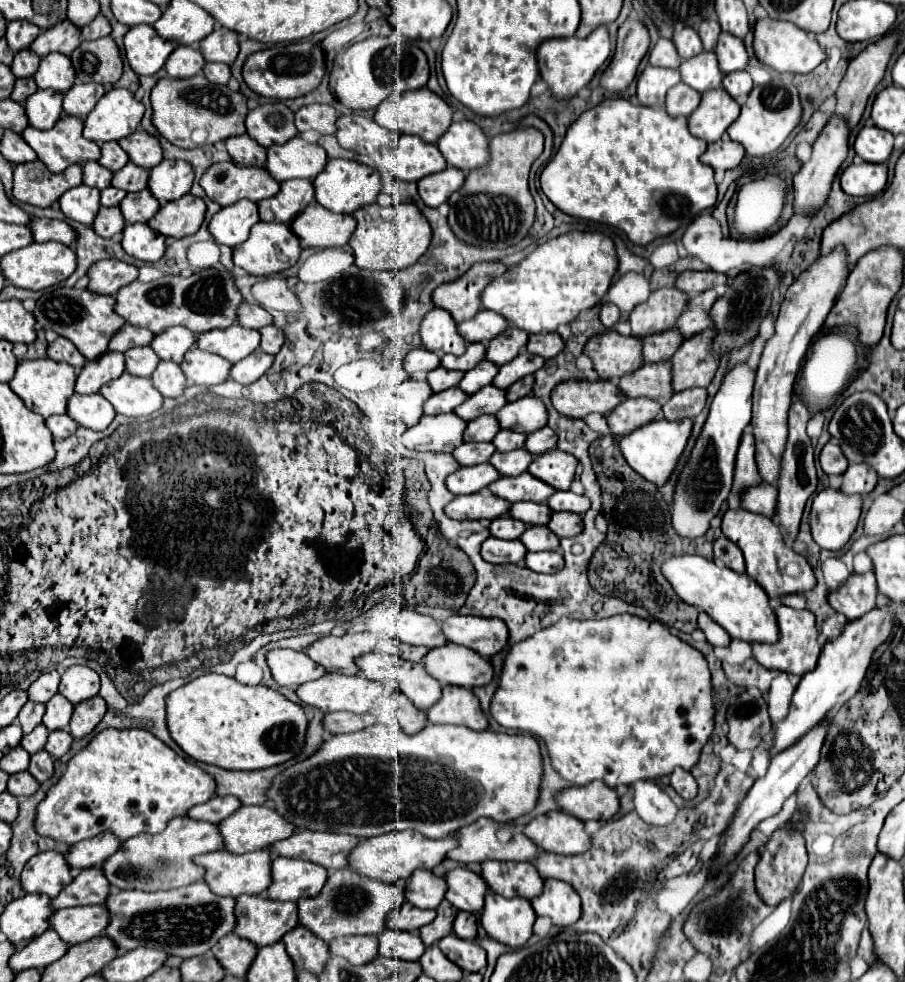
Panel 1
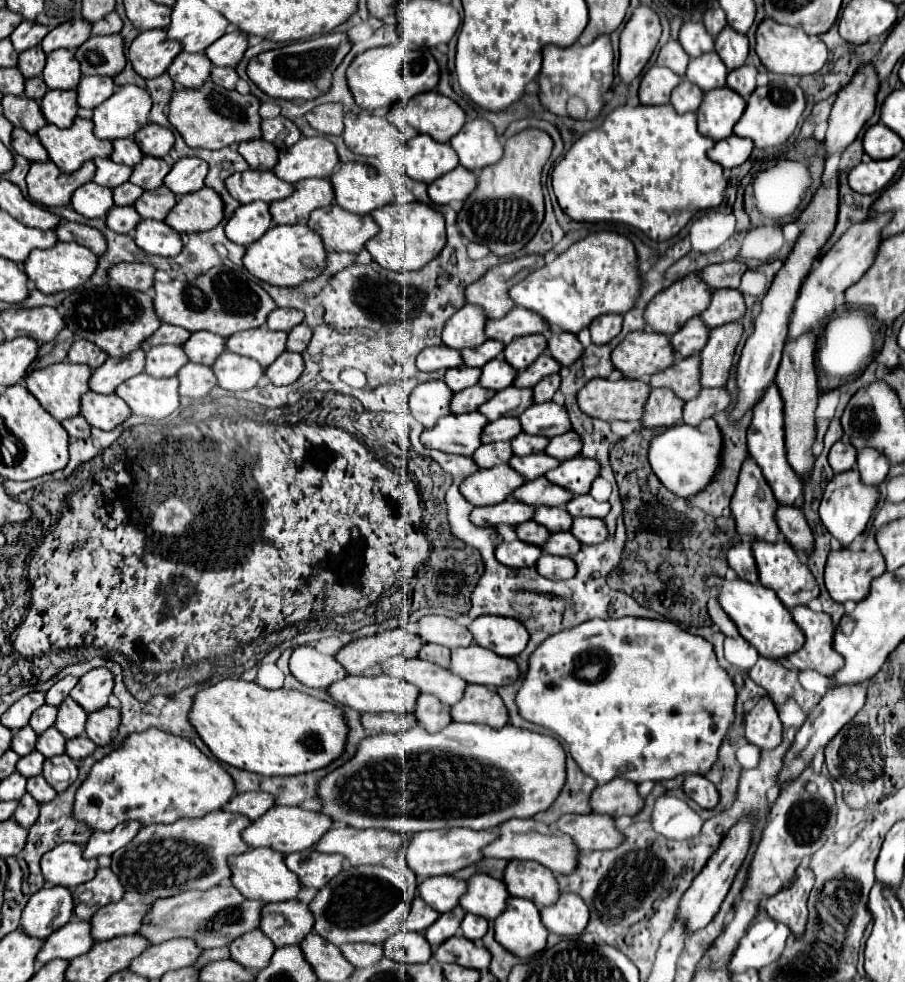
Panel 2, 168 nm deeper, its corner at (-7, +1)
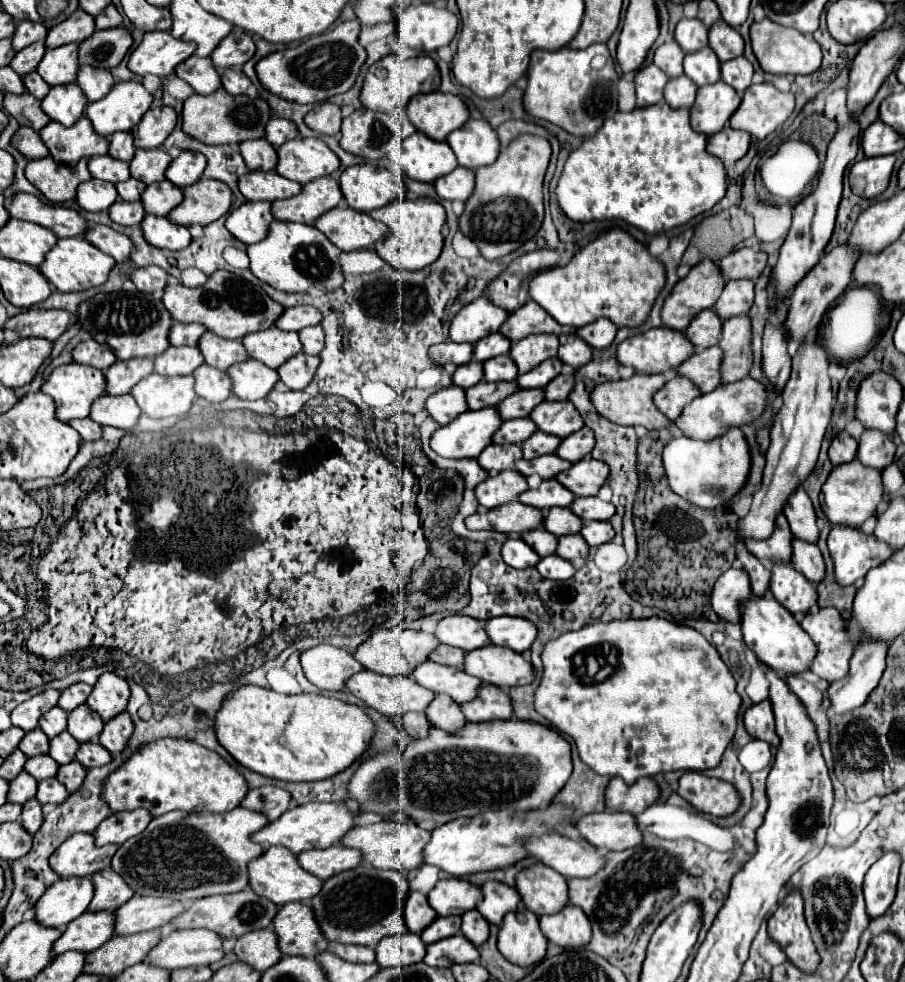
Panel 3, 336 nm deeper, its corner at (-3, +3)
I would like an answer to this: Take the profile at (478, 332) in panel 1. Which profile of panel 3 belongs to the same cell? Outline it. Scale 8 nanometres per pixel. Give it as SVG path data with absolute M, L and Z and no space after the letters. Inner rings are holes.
M527 301L523 307L519 307L515 313L507 315L505 323L499 327L499 333L503 333L509 341L519 341L531 333L575 333L573 327L559 325L545 309L541 309L535 301Z

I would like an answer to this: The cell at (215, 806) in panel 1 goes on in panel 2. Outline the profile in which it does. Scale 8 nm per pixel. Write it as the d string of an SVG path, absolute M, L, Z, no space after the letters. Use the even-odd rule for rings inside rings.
M239 793L223 809L247 815L251 821L255 821L265 815L271 807L275 807L275 797L269 793Z

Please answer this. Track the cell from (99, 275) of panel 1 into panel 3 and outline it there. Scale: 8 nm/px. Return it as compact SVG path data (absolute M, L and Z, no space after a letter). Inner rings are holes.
M139 267L129 277L133 285L143 293L163 291L167 285L167 273L161 267Z

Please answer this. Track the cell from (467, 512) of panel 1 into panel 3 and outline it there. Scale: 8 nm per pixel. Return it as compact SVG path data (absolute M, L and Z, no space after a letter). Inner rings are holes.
M507 503L499 505L497 509L481 509L475 515L467 517L465 525L469 529L493 529L501 533L525 533L537 529L543 521L543 511L531 509L531 505L523 503Z

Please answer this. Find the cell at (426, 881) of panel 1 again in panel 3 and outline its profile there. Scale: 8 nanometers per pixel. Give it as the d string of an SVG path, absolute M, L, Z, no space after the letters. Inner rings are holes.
M447 877L437 881L431 889L429 905L437 911L437 915L463 915L469 909L475 909L477 901L483 897L479 887L471 885L465 879Z

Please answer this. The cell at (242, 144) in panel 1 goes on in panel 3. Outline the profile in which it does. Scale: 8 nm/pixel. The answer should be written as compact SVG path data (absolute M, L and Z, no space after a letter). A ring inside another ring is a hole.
M253 139L239 143L241 157L249 171L271 171L277 165L277 151L267 139Z

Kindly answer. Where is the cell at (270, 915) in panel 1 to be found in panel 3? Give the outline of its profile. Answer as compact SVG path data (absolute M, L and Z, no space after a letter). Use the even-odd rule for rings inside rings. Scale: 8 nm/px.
M287 903L279 907L273 931L283 955L315 957L319 951L327 949L327 941L315 923L313 909L305 903Z

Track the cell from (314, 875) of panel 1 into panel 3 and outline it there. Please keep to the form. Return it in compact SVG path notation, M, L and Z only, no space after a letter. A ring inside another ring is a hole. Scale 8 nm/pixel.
M333 845L327 849L303 851L297 855L297 861L305 871L313 873L321 881L327 881L335 873L357 867L361 863L361 853L355 849L341 847L341 845Z

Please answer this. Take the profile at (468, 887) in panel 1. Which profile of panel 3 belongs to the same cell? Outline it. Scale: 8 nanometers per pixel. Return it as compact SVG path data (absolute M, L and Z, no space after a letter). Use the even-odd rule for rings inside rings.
M499 881L483 883L481 891L483 891L483 899L479 901L477 911L483 913L483 917L487 917L489 923L495 923L495 925L501 923L505 913L517 909L517 905L521 901L515 887L509 887Z

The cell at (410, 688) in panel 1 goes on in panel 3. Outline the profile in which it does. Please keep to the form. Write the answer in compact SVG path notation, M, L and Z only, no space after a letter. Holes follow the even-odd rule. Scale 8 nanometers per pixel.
M423 661L413 669L411 679L423 685L425 689L431 689L433 693L445 693L455 703L467 703L471 697L477 695L477 687L481 681L477 677L471 677L455 667L439 665L433 661Z

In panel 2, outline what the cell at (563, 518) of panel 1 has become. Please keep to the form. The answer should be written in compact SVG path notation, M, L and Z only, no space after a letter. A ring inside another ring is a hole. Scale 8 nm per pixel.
M573 519L571 533L583 543L583 545L597 545L603 539L609 537L607 525L603 519Z

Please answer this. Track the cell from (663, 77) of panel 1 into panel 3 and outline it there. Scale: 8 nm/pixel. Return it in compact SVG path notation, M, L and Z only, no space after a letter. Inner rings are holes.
M653 63L639 69L635 75L635 91L637 91L637 107L647 107L663 101L663 87L669 77L655 67Z

